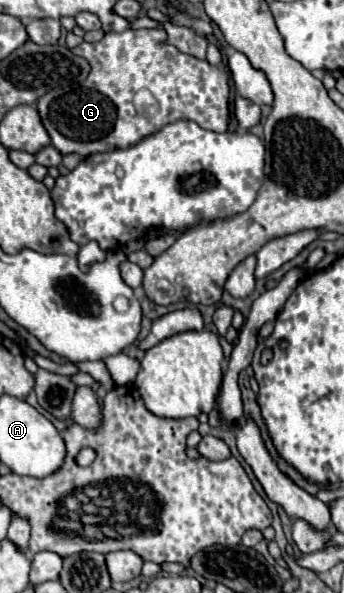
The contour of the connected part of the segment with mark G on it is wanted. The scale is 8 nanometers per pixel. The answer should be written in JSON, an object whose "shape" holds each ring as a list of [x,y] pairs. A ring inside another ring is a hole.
{"shape":[[[128,28],[124,32],[108,32],[100,42],[82,42],[72,48],[76,56],[88,60],[88,78],[74,94],[42,96],[38,100],[38,112],[50,134],[52,146],[62,154],[76,152],[80,156],[128,148],[136,144],[136,140],[148,136],[148,132],[156,132],[156,128],[182,118],[194,120],[212,132],[226,132],[230,96],[228,74],[164,42],[166,32],[162,28]],[[140,88],[154,92],[154,98],[160,104],[154,118],[138,116],[132,106],[132,96]]]}

